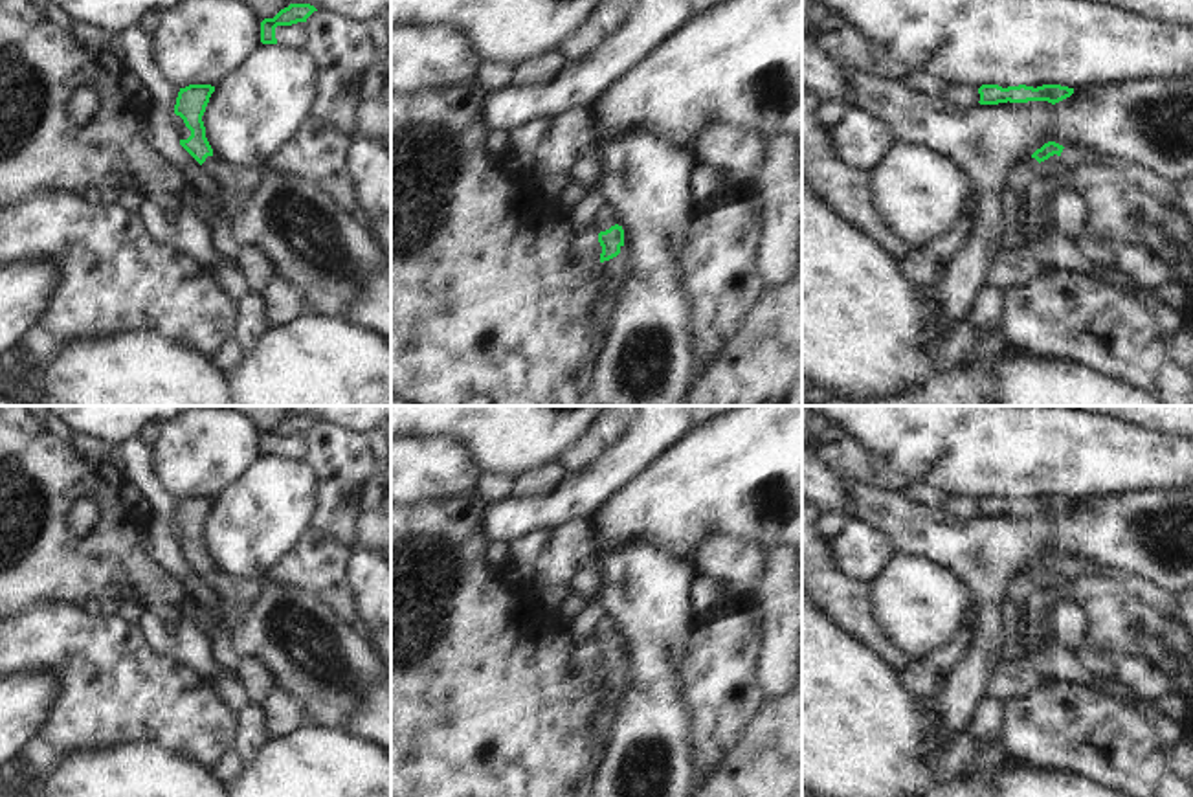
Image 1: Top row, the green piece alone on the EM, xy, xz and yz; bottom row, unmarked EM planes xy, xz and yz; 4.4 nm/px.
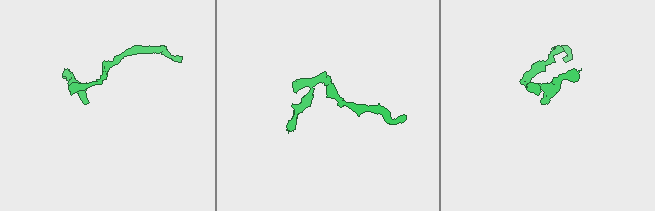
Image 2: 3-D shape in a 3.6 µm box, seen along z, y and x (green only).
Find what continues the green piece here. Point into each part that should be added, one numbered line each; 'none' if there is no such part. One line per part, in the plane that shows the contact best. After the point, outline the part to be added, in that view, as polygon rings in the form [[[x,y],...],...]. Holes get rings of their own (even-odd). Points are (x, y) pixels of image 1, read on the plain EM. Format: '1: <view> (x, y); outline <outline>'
1: yz (1054, 575); outline [[[1054,566],[1048,571],[1041,573],[1037,578],[1046,584],[1059,584],[1063,580],[1063,573],[1057,566]]]

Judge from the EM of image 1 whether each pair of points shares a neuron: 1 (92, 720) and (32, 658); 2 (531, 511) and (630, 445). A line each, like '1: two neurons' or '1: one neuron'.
1: one neuron
2: one neuron

